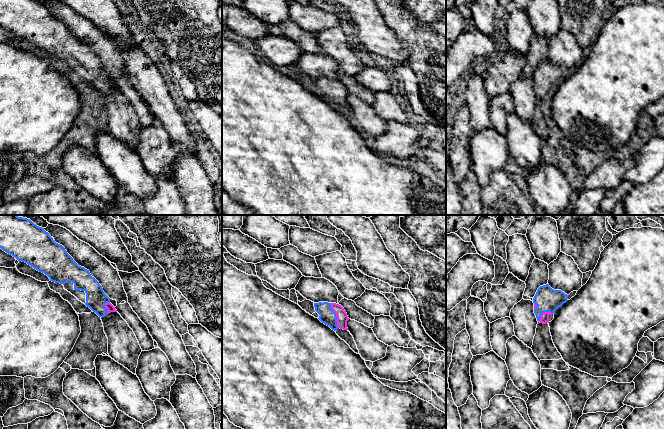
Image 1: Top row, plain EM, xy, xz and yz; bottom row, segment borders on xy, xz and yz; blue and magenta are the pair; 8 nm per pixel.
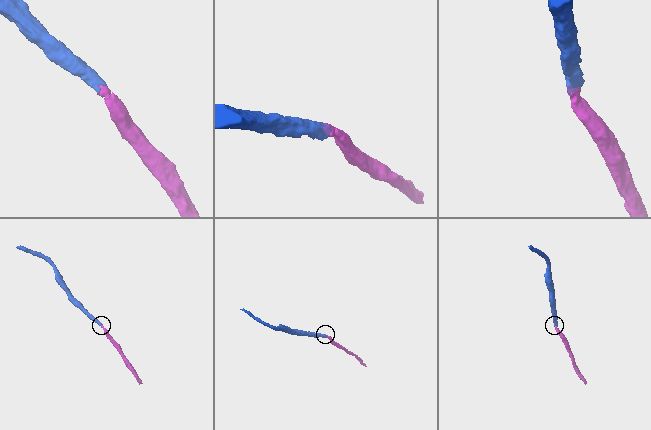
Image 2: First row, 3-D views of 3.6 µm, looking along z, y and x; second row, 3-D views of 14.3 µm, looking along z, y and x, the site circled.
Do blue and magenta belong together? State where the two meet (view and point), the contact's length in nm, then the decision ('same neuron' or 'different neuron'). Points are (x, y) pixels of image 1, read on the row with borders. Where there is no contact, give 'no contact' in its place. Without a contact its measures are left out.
meets blue in xz at (335, 315); contact 220 nm long; same neuron

